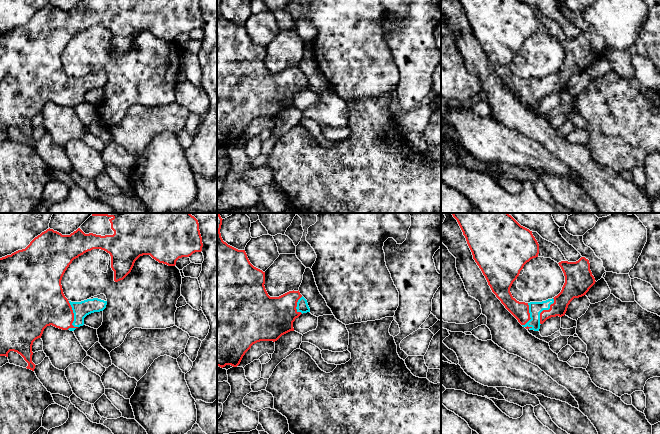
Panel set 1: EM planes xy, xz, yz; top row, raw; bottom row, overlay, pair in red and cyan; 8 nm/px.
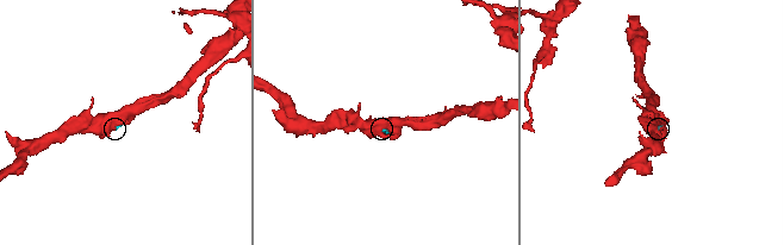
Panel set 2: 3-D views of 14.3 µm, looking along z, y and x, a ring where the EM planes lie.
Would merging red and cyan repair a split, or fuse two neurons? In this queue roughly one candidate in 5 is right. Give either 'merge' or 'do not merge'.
merge

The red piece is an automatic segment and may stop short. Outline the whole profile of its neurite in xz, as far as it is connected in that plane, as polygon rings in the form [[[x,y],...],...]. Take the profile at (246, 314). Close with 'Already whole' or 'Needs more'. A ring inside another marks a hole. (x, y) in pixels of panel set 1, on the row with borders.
[[[217,213],[217,366],[223,368],[226,365],[231,365],[233,367],[237,367],[245,353],[251,348],[251,346],[260,341],[277,341],[282,335],[294,331],[293,322],[296,318],[298,318],[301,314],[310,312],[310,308],[308,306],[307,300],[300,294],[298,291],[289,291],[279,297],[270,297],[265,289],[265,272],[254,267],[245,252],[245,250],[238,250],[226,242],[223,241],[220,233],[222,218],[219,213]]]. Needs more

